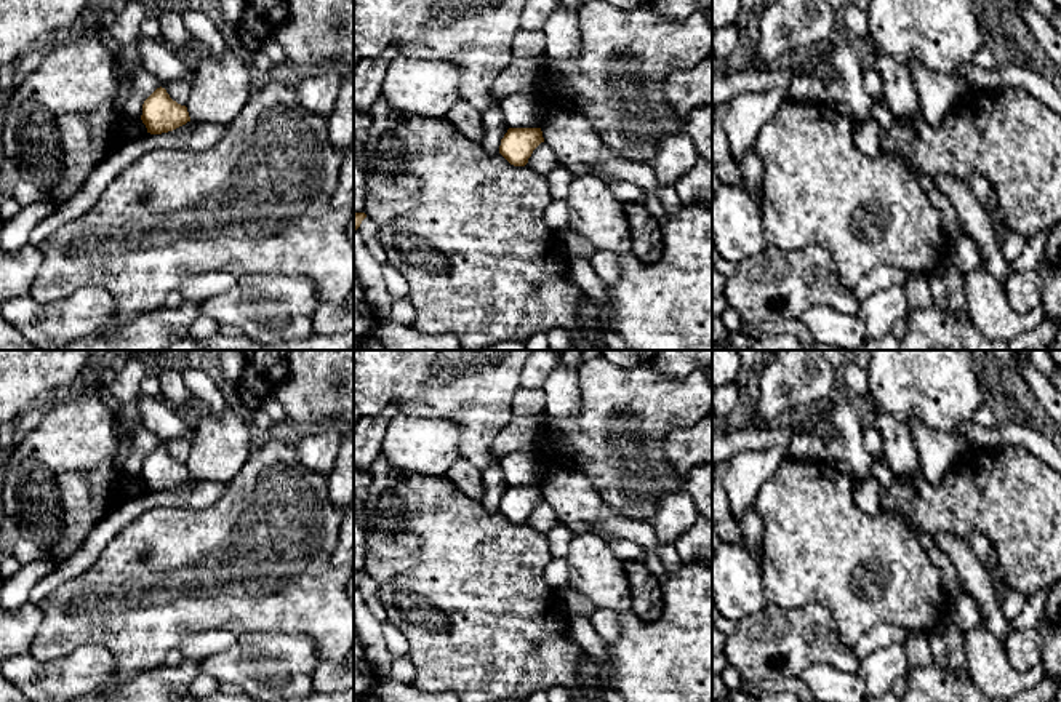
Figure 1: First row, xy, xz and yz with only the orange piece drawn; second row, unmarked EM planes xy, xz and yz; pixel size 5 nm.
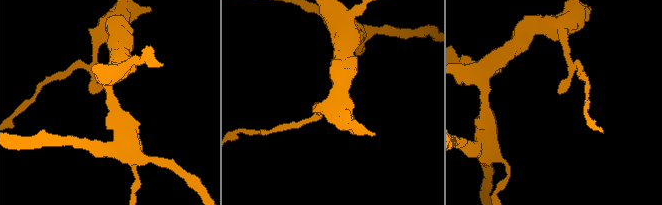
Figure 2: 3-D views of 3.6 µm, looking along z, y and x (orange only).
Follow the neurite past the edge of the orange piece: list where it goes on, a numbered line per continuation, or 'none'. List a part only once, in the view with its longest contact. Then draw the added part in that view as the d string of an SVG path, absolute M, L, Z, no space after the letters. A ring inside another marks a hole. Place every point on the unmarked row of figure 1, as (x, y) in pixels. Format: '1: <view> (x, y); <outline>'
none

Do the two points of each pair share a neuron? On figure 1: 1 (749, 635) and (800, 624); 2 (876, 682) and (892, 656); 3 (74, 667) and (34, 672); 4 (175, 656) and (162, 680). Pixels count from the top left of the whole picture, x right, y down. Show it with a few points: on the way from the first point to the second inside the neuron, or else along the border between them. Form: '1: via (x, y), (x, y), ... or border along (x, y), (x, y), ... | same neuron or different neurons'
1: via (762, 635), (788, 635) | same neuron
2: via (879, 675), (888, 662) | same neuron
3: via (64, 672), (44, 672) | same neuron
4: border along (184, 658), (175, 667), (164, 666) | different neurons

